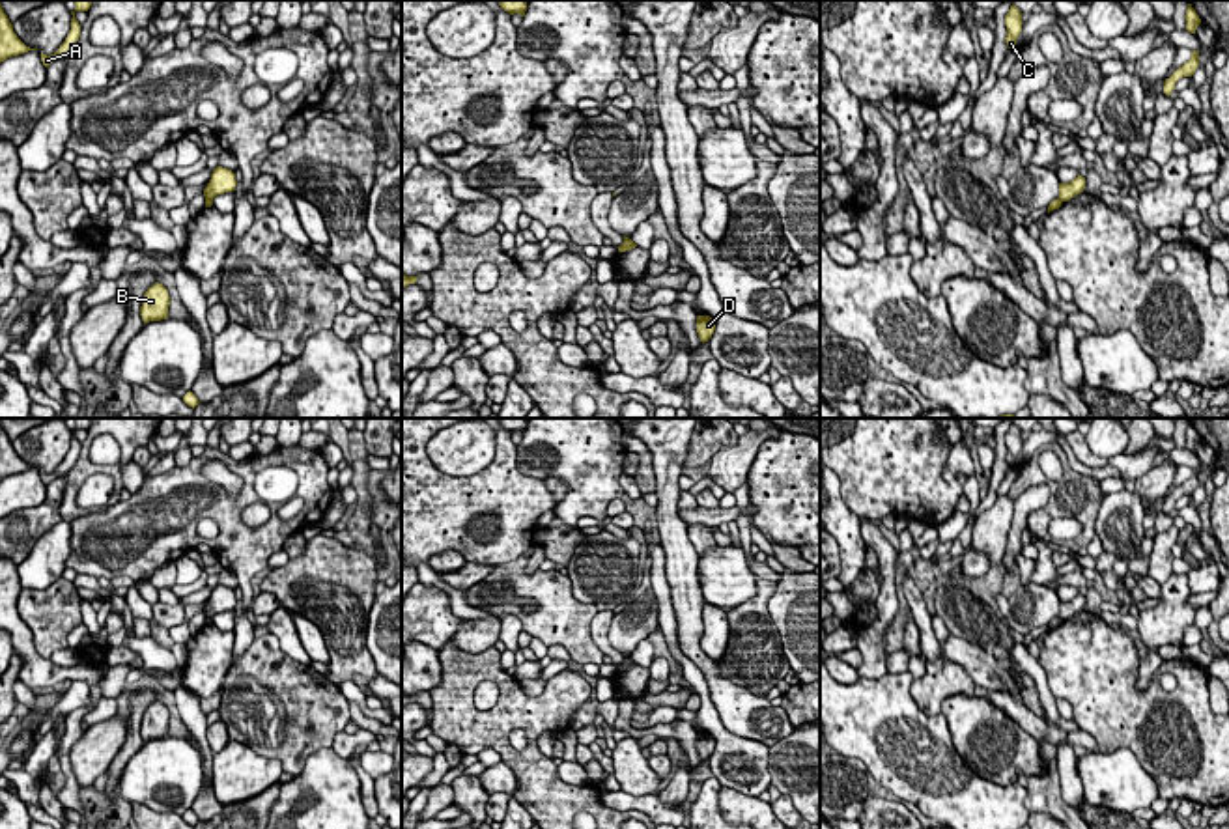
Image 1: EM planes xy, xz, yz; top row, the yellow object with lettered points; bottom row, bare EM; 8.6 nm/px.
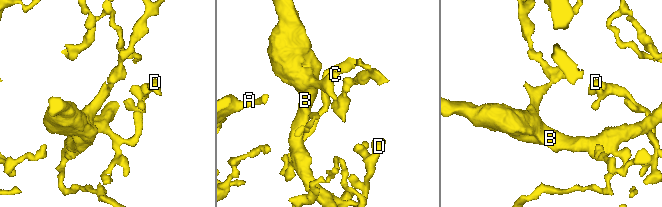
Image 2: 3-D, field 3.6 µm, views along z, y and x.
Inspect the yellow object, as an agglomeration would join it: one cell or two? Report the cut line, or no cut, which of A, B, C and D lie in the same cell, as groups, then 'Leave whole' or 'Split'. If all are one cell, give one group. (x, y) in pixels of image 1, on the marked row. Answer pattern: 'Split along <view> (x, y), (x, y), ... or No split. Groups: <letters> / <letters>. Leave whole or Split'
Split along xy (206, 198), (211, 202). Groups: A C / B D. Split

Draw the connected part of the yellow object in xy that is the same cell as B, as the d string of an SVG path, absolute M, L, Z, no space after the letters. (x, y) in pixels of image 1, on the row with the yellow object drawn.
M155 282L142 297L140 316L144 323L168 317L170 297L168 289Z

